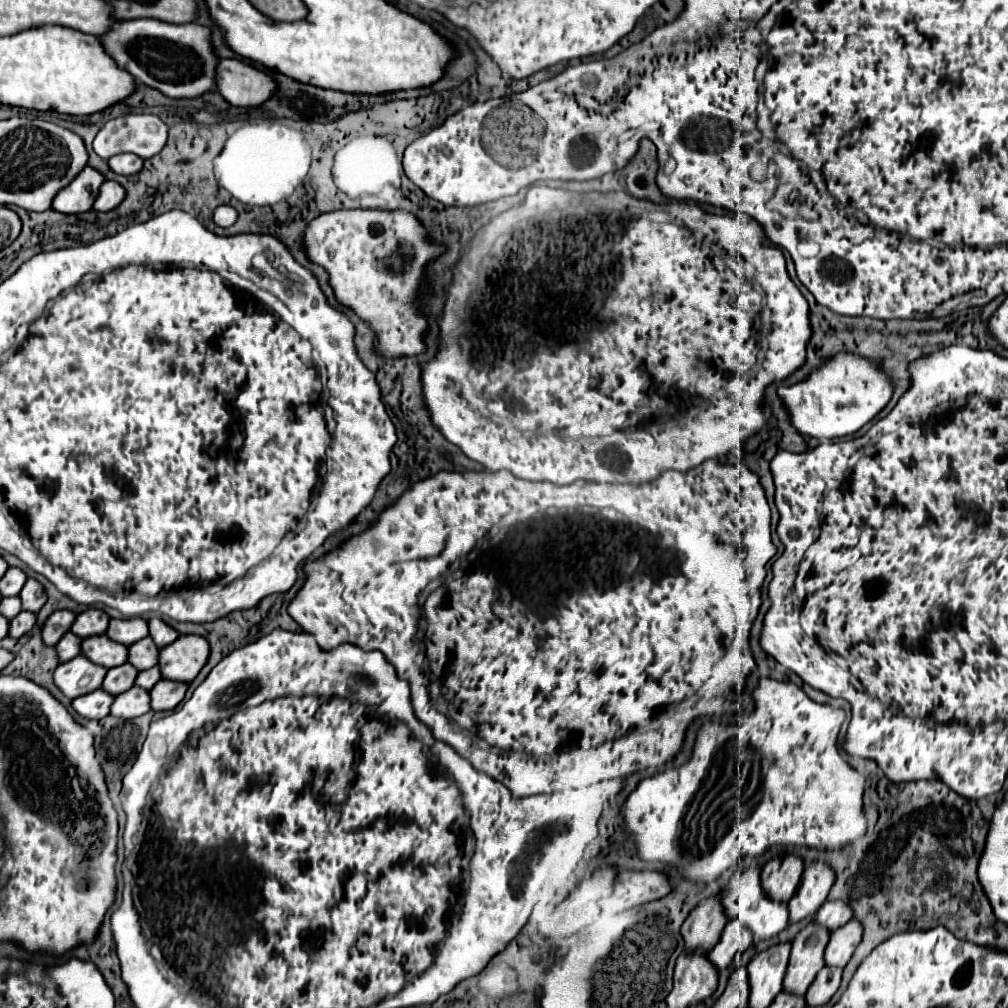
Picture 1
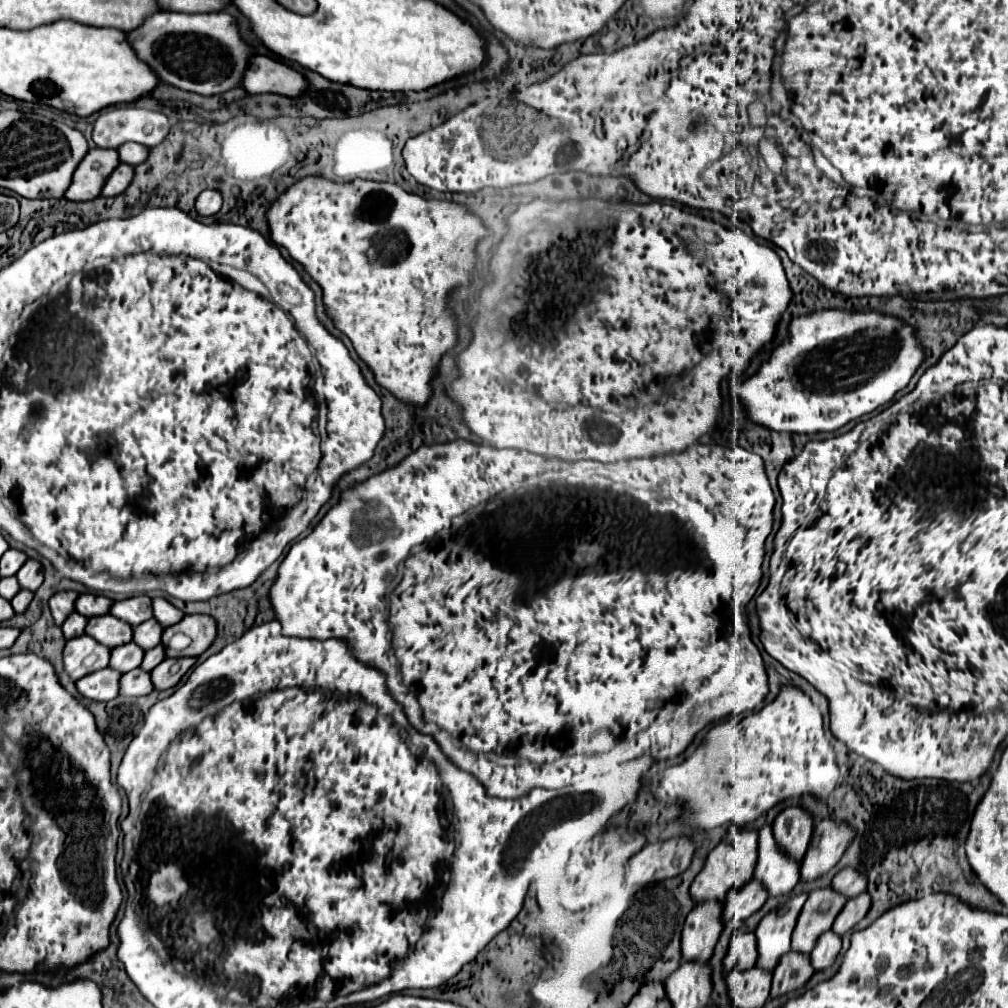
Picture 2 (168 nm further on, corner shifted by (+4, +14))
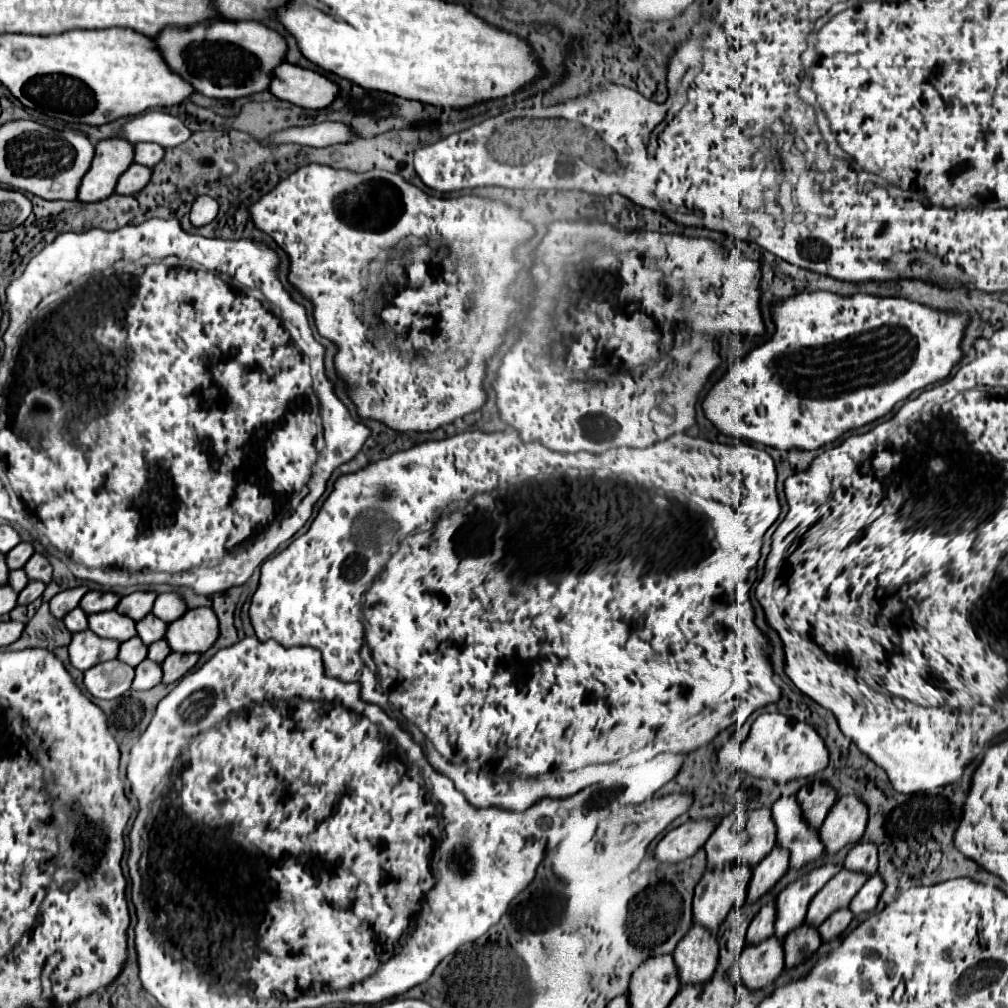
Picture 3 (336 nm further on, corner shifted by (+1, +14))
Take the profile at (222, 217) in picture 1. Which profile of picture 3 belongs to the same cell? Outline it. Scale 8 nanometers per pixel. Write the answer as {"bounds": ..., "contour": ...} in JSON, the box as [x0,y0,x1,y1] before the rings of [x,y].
{"bounds":[190,195,218,227],"contour":[[[202,195],[194,201],[192,205],[192,211],[190,211],[190,223],[194,227],[202,227],[202,225],[208,225],[210,221],[214,221],[214,217],[218,215],[218,203],[208,197],[208,195]]]}

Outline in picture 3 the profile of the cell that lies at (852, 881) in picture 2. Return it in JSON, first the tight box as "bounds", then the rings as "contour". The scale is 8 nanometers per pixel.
{"bounds":[844,843,878,875],"contour":[[[856,843],[848,851],[848,855],[844,859],[844,867],[852,869],[852,871],[874,875],[878,871],[878,849],[876,849],[876,845]]]}

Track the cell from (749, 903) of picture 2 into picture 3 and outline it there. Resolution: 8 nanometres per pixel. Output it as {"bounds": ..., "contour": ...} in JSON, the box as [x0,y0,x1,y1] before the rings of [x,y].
{"bounds":[748,847,788,901],"contour":[[[774,847],[756,867],[748,887],[748,901],[762,897],[788,871],[788,851]]]}

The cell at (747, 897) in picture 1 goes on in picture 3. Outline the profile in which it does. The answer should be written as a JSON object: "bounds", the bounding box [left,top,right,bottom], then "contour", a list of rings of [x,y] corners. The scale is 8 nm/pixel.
{"bounds":[772,795,824,869],"contour":[[[794,795],[780,797],[772,805],[772,817],[778,827],[776,845],[786,847],[792,853],[790,857],[792,869],[800,869],[822,855],[824,845],[820,841],[818,829],[804,819],[802,809]]]}

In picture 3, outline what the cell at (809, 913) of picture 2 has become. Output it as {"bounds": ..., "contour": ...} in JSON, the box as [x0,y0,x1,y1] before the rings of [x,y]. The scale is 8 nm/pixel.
{"bounds":[806,869,870,925],"contour":[[[842,869],[836,877],[832,877],[810,901],[806,921],[810,925],[820,925],[828,913],[834,913],[842,907],[848,907],[852,897],[860,891],[860,887],[870,877],[866,873],[850,873],[850,869]]]}

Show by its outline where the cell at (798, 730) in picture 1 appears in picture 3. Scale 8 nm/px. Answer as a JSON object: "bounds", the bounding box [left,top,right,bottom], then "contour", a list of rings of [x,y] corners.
{"bounds":[716,713,828,783],"contour":[[[772,713],[772,715],[760,715],[754,721],[748,739],[742,745],[736,739],[728,741],[718,753],[716,769],[720,773],[738,771],[750,777],[762,777],[762,779],[774,779],[778,783],[788,783],[796,777],[814,775],[822,771],[826,765],[828,765],[828,749],[812,725],[796,723],[786,715]]]}

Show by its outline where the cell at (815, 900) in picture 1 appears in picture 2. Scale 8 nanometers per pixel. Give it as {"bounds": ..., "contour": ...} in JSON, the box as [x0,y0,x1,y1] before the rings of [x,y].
{"bounds":[801,821,853,881],"contour":[[[821,821],[813,829],[809,849],[801,861],[801,881],[815,881],[837,865],[845,847],[853,839],[853,829],[845,823]]]}

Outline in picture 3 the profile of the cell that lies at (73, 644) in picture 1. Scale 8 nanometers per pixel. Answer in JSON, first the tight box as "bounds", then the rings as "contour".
{"bounds":[64,607,88,633],"contour":[[[76,607],[76,609],[72,609],[64,619],[64,625],[66,625],[66,629],[70,631],[70,633],[78,633],[78,631],[84,631],[84,629],[88,629],[88,619],[86,619],[86,613],[80,609],[80,607]]]}

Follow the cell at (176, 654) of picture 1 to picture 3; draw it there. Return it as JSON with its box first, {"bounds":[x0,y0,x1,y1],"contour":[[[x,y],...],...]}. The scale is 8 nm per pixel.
{"bounds":[166,609,218,653],"contour":[[[188,609],[180,619],[172,621],[166,631],[166,641],[172,651],[204,653],[218,637],[218,619],[212,609]]]}

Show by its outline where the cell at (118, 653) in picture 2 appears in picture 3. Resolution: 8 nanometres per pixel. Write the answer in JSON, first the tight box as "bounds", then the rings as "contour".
{"bounds":[118,637,146,667],"contour":[[[132,637],[130,641],[124,641],[120,645],[120,653],[118,659],[128,663],[130,667],[136,667],[138,663],[142,663],[146,659],[146,645],[140,641],[140,637]]]}

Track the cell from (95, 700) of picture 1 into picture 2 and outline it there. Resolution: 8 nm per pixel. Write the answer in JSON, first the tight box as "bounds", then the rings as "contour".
{"bounds":[75,667,121,701],"contour":[[[105,667],[97,673],[85,675],[75,685],[77,685],[77,691],[91,701],[109,701],[109,699],[117,697],[119,677],[121,677],[121,673]]]}

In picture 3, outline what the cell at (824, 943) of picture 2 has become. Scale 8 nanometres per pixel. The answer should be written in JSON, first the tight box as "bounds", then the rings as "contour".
{"bounds":[820,907,852,941],"contour":[[[844,907],[844,909],[838,909],[836,913],[832,913],[822,925],[820,925],[820,935],[822,935],[822,941],[830,941],[832,937],[836,937],[836,935],[840,935],[846,927],[848,927],[848,923],[852,921],[852,911],[848,909],[848,907]]]}

